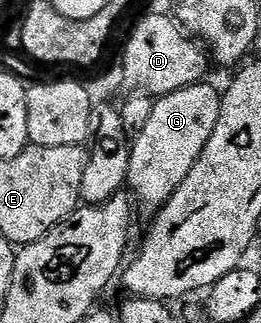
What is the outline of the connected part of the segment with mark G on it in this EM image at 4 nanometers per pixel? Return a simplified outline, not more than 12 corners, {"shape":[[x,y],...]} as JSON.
{"shape":[[222,93],[159,97],[130,146],[126,185],[157,214],[204,151]]}

